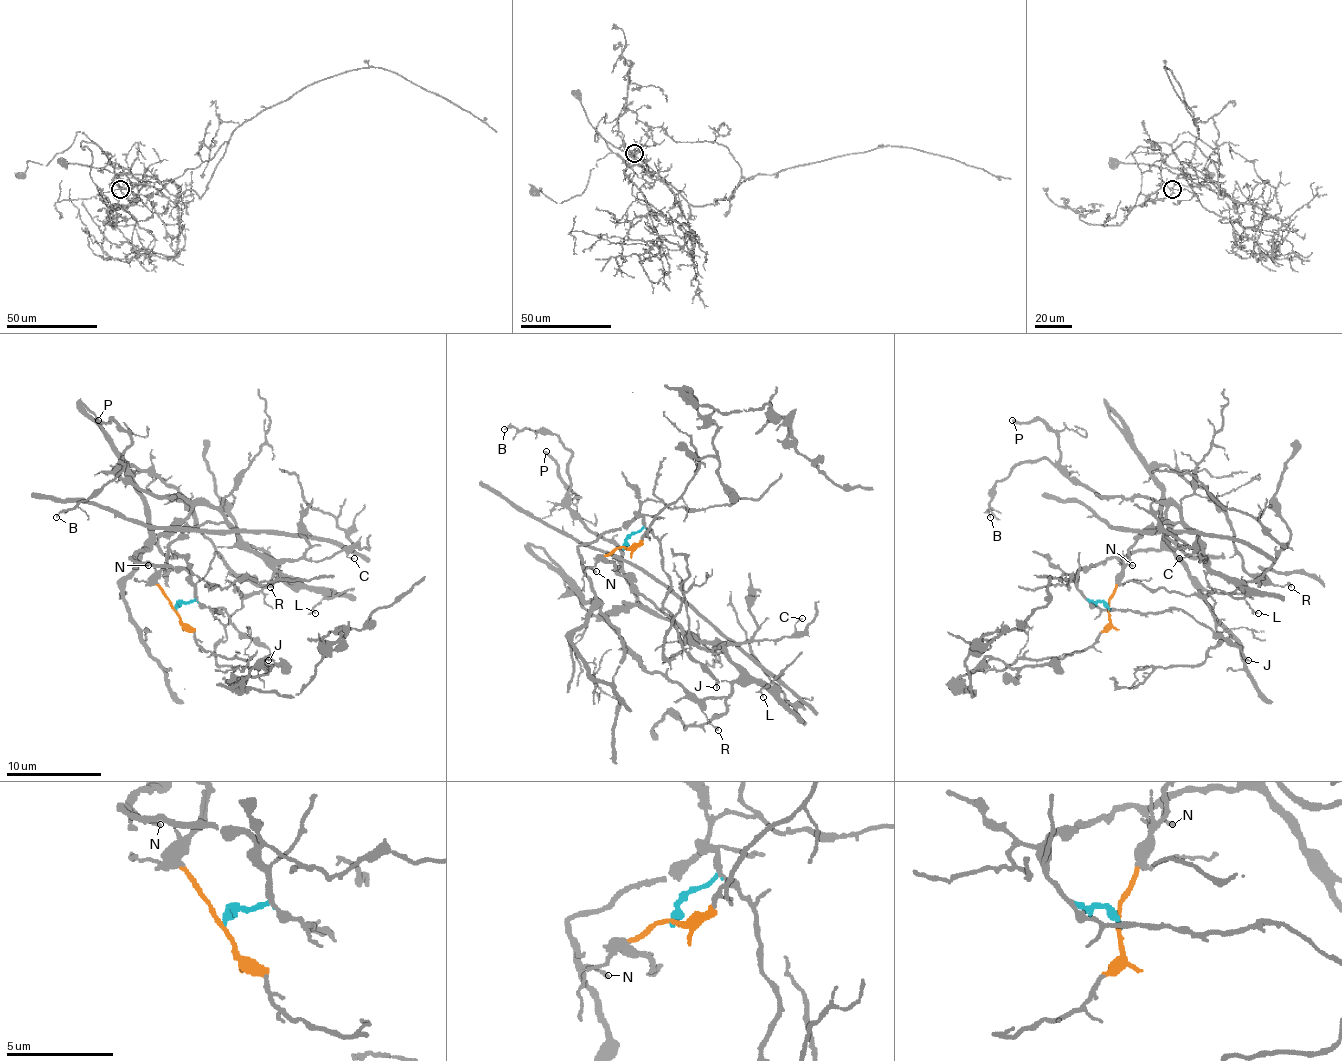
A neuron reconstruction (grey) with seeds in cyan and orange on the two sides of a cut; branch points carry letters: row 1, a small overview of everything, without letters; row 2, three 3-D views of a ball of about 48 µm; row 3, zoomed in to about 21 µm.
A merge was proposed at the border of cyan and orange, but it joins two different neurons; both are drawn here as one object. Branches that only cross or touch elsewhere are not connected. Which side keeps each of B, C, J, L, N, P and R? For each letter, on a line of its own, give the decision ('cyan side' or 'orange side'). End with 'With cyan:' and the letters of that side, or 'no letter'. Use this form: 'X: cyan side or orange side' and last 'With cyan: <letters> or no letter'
B: orange side
C: orange side
J: cyan side
L: orange side
N: cyan side
P: orange side
R: orange side
With cyan: J, N

